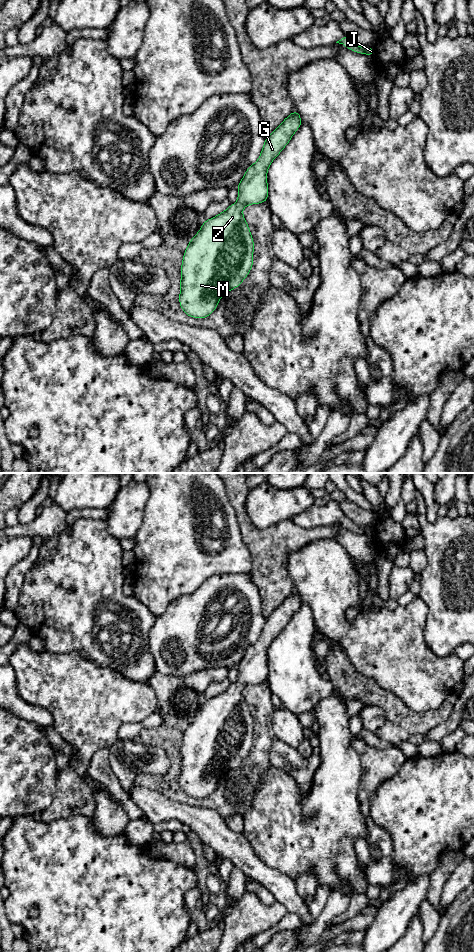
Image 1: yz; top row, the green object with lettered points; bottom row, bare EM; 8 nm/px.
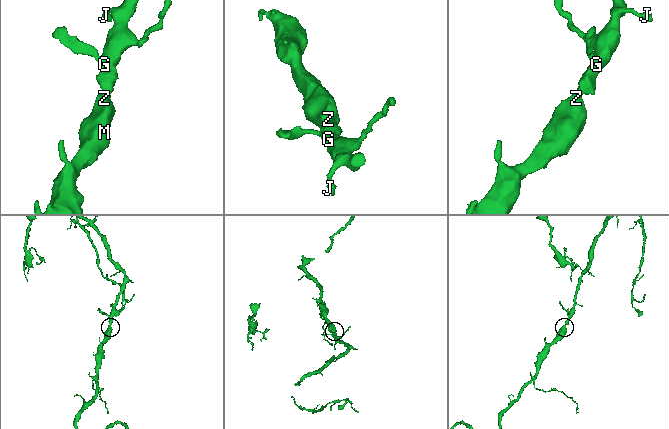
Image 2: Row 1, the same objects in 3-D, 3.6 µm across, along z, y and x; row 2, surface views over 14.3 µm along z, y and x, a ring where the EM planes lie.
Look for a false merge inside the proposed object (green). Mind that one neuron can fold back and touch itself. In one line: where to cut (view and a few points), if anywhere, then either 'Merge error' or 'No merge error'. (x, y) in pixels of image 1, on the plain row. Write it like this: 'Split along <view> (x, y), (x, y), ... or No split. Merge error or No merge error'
No split. No merge error

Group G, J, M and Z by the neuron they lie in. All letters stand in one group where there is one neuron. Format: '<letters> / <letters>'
G J M Z

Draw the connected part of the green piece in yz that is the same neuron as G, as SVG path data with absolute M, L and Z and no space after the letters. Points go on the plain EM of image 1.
M294 589L268 616L258 640L249 646L238 663L238 679L217 696L204 700L198 713L189 721L181 744L179 783L189 797L207 798L217 788L218 782L228 771L240 766L253 746L254 720L242 689L251 684L268 682L267 651L300 608L302 599Z

